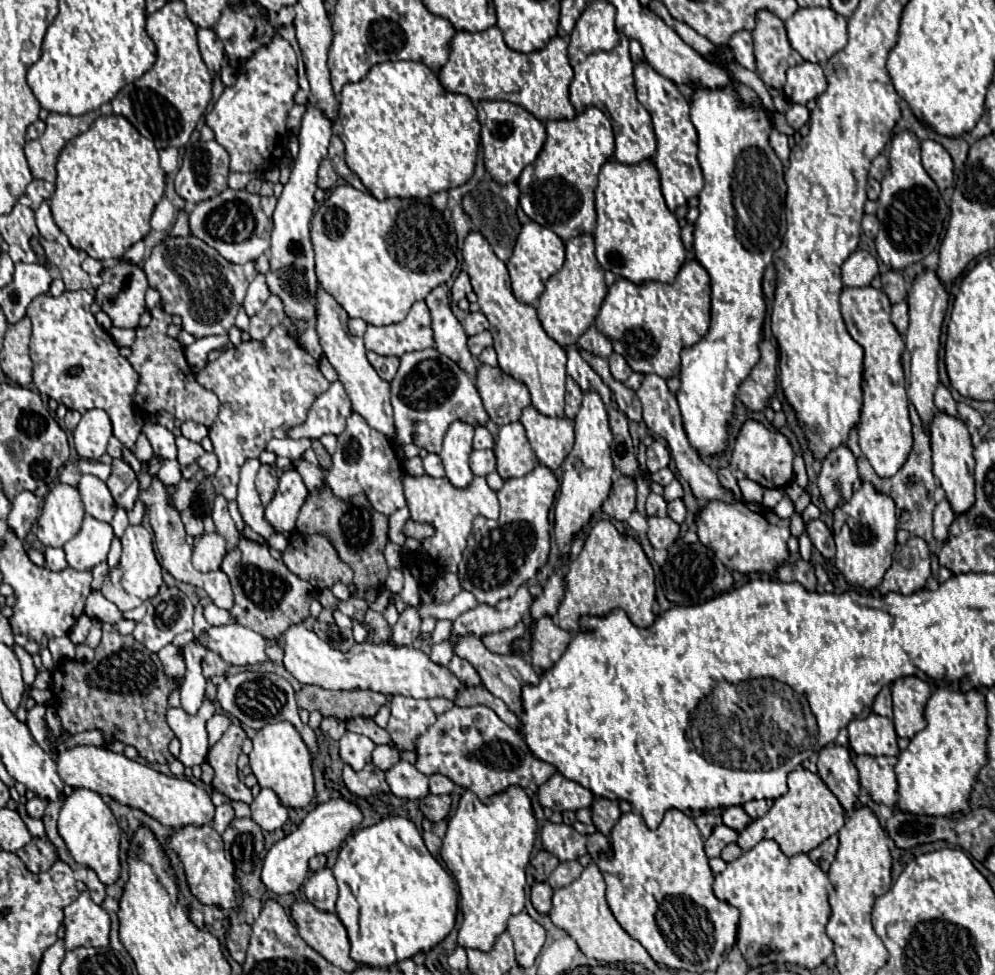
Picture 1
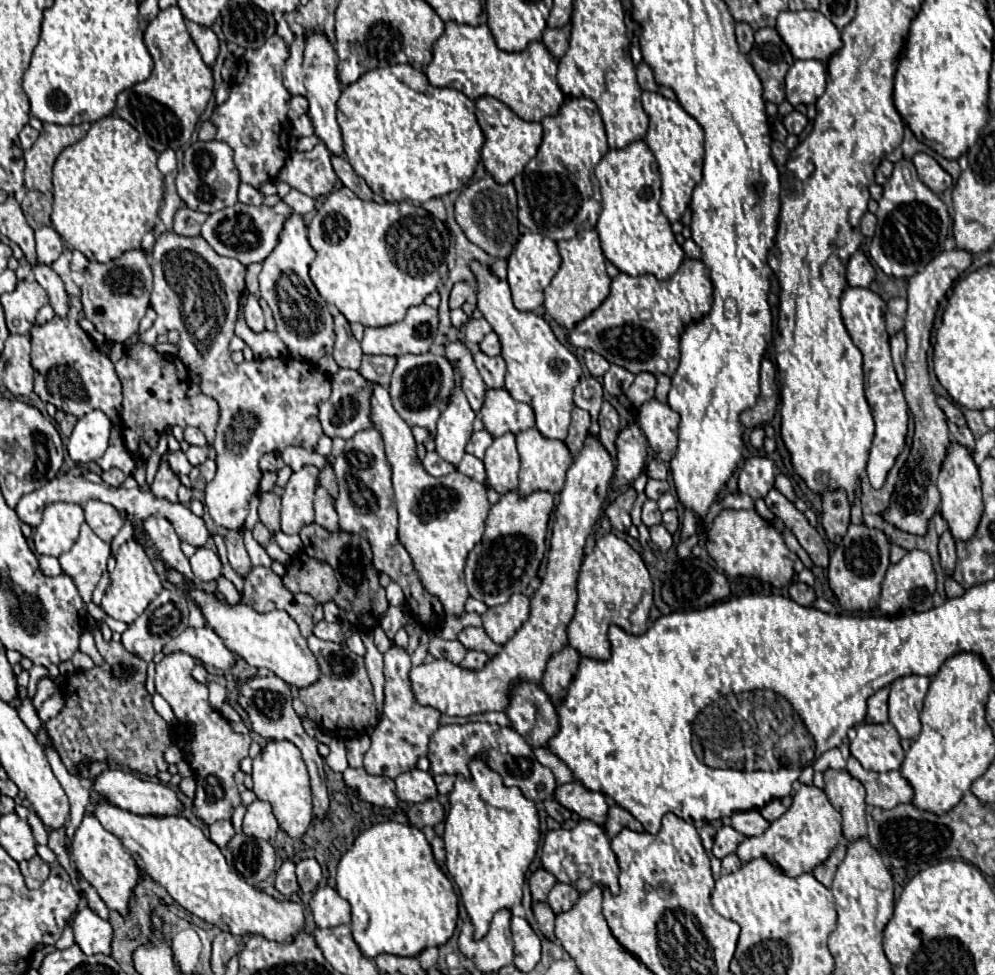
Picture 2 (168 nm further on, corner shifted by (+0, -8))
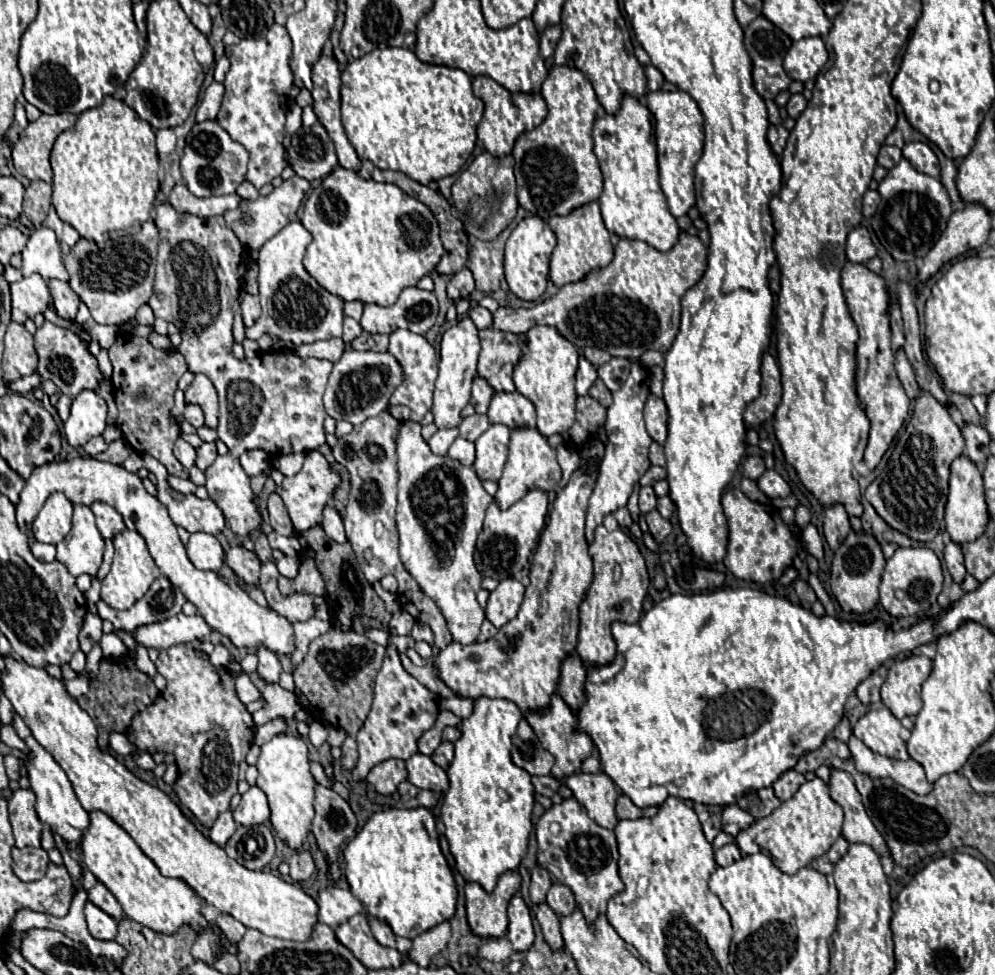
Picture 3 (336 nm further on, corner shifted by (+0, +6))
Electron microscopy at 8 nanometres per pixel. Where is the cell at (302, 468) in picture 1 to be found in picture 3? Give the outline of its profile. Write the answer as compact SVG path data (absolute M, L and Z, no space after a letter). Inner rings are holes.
M325 506L325 512L323 512L323 522L321 522L323 530L327 532L329 538L333 538L335 542L345 542L345 530L343 530L343 520L337 512L337 508L333 506Z

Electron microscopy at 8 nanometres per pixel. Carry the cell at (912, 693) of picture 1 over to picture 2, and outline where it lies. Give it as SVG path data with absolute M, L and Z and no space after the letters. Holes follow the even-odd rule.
M903 676L891 684L889 694L889 722L895 726L901 738L915 738L921 732L919 712L927 694L929 678L925 676Z

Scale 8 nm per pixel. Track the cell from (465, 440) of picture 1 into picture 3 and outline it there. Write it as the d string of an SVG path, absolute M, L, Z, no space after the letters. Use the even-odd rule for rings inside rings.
M471 318L459 320L453 328L443 334L441 352L439 352L439 378L435 382L435 396L433 396L433 416L435 426L441 428L457 428L461 424L461 410L469 404L471 398L471 384L473 376L477 374L477 356L479 356L479 338L477 328Z

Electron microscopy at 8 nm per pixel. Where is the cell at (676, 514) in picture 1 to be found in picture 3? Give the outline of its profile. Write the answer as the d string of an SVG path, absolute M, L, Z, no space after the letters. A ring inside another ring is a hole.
M663 496L663 498L657 500L657 510L661 512L663 518L671 518L673 512L675 512L675 504L673 504L673 500L669 496Z

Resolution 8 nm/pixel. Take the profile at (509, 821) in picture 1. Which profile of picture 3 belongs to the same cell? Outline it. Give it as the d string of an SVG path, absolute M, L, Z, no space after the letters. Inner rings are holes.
M477 698L473 714L459 724L459 730L463 734L455 742L455 758L447 770L449 790L443 798L441 820L445 824L445 836L449 840L449 850L455 858L455 866L457 866L459 874L467 882L479 884L485 892L493 892L497 886L497 880L505 872L519 868L523 856L527 854L527 844L529 844L529 836L531 836L531 828L533 828L531 810L535 804L535 788L531 784L531 776L511 762L511 734L515 734L521 718L523 718L521 710L509 700ZM499 788L503 788L507 792L505 800L499 796Z

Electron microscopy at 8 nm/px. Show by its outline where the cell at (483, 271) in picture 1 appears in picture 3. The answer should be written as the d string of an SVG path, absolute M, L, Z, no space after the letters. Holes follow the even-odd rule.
M533 326L525 336L527 340L521 344L521 358L513 370L513 382L517 390L535 404L539 432L545 436L563 434L575 420L575 372L579 352L553 326Z

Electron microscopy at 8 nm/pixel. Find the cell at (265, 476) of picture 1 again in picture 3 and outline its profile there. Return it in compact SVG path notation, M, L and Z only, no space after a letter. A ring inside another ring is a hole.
M273 492L267 498L267 510L269 510L269 524L277 534L283 534L283 536L293 536L295 534L293 524L291 524L289 514L287 514L287 508L285 508L279 494Z

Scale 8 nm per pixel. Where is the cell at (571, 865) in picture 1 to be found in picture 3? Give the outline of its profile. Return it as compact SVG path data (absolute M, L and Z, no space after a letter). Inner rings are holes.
M553 884L551 890L547 892L547 904L557 912L557 914L571 914L577 908L573 892L565 884Z

